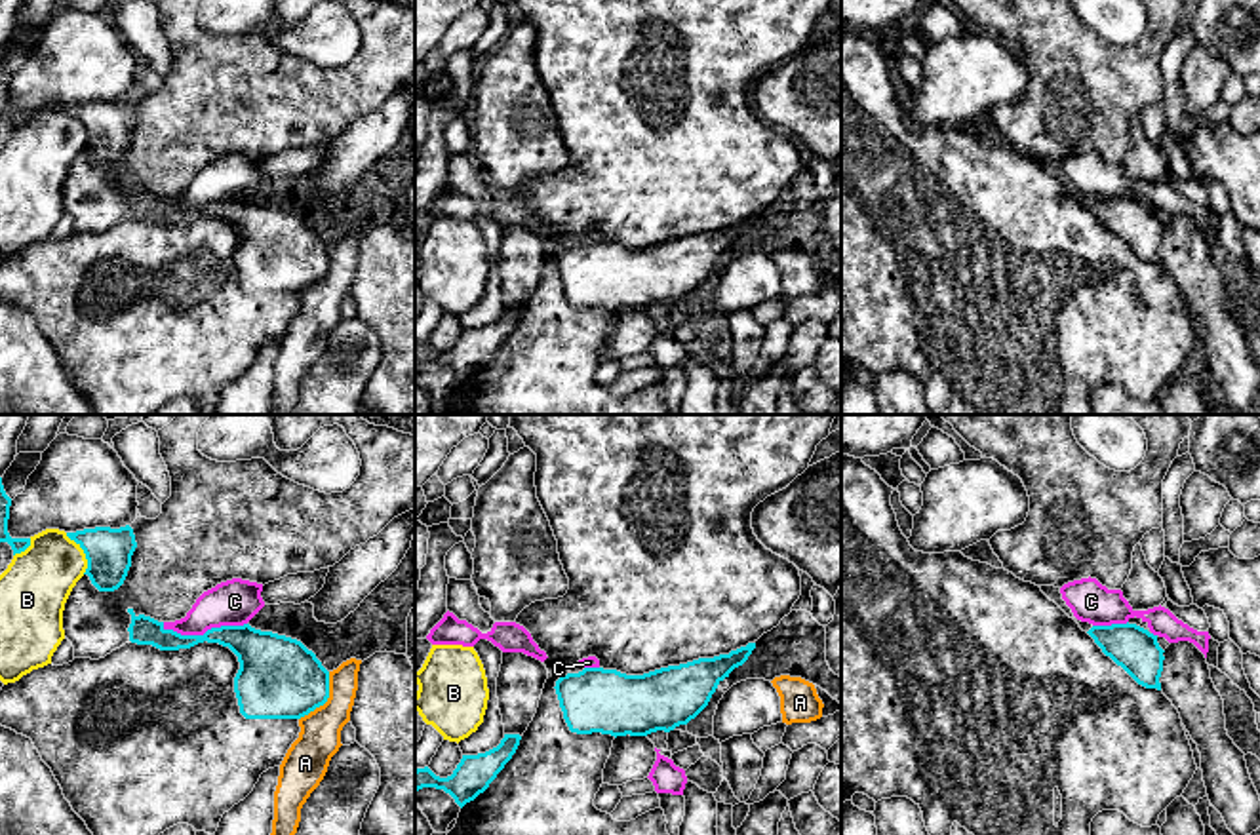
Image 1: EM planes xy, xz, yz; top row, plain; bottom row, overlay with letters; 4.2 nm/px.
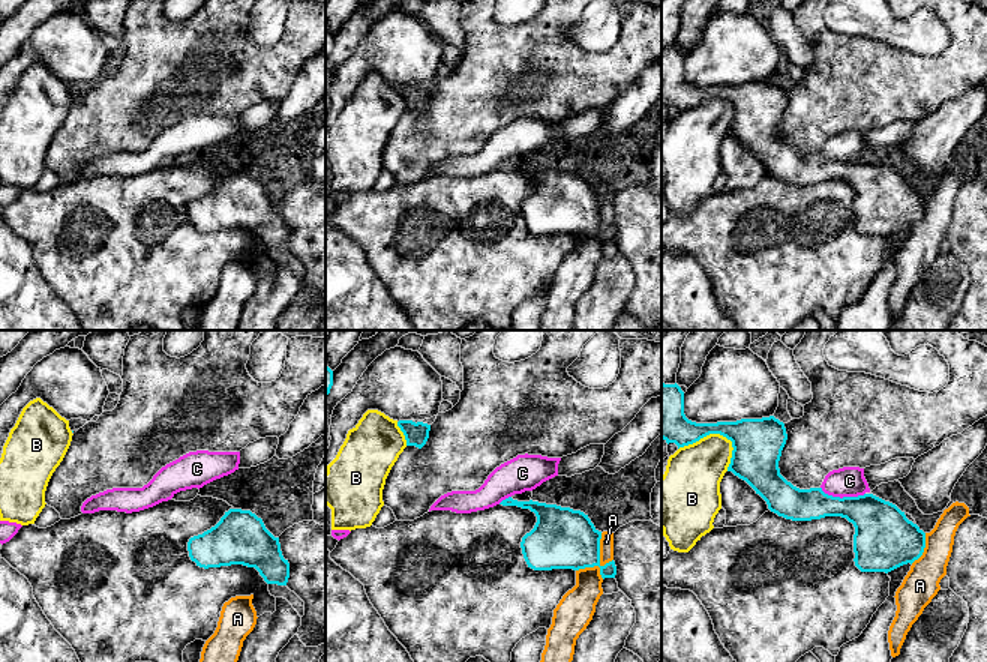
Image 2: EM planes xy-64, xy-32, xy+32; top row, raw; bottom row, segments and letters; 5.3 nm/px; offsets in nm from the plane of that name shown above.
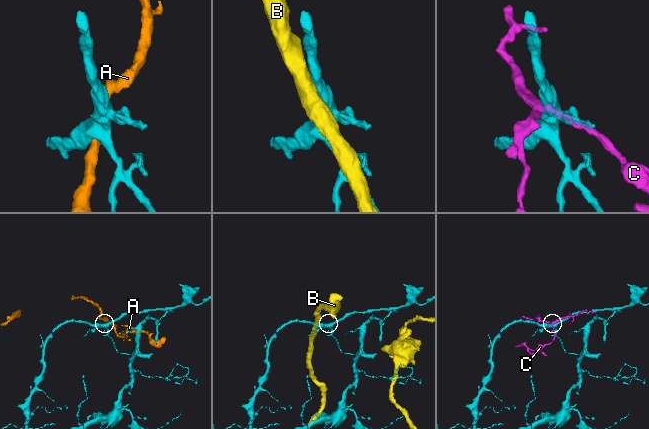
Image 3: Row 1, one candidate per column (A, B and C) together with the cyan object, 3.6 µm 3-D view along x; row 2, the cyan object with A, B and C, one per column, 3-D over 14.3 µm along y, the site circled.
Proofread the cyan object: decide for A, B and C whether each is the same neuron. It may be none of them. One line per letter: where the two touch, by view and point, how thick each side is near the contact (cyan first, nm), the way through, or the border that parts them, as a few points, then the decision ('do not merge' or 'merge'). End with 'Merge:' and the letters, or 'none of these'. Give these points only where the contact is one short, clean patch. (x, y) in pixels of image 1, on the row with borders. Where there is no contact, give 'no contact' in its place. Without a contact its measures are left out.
A: meets cyan in xy at (326, 700); 340 nm thick on the cyan side, 180 nm on the other; do not merge
B: meets cyan in xy at (84, 552); 190 nm thick on the cyan side, 280 nm on the other; do not merge
C: meets cyan in xy at (206, 632); 190 nm thick on the cyan side, 190 nm on the other; do not merge
Merge: none of these

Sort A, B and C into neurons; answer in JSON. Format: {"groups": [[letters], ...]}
{"groups": [["A"], ["B"], ["C"]]}

